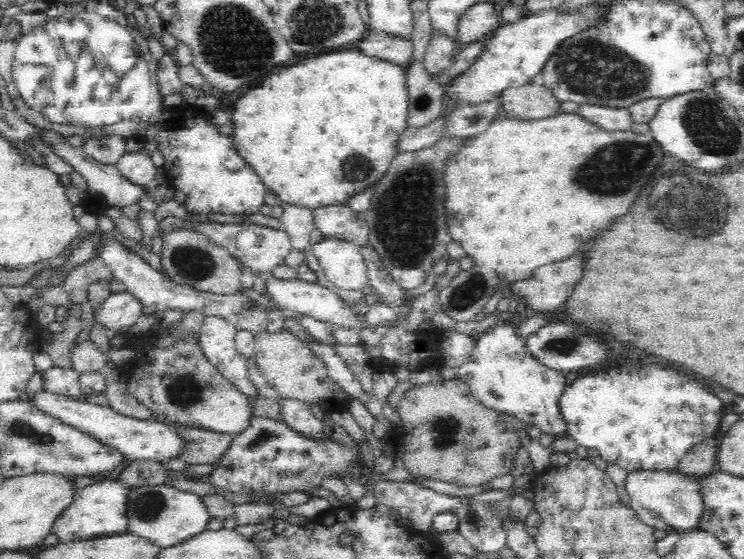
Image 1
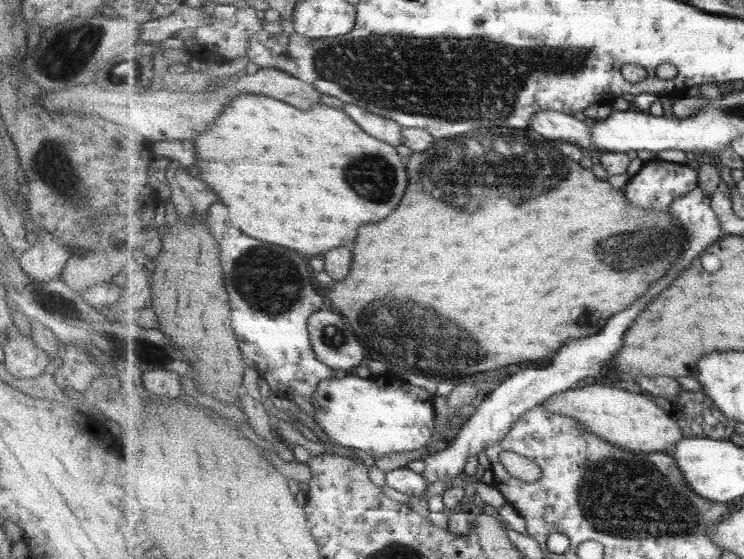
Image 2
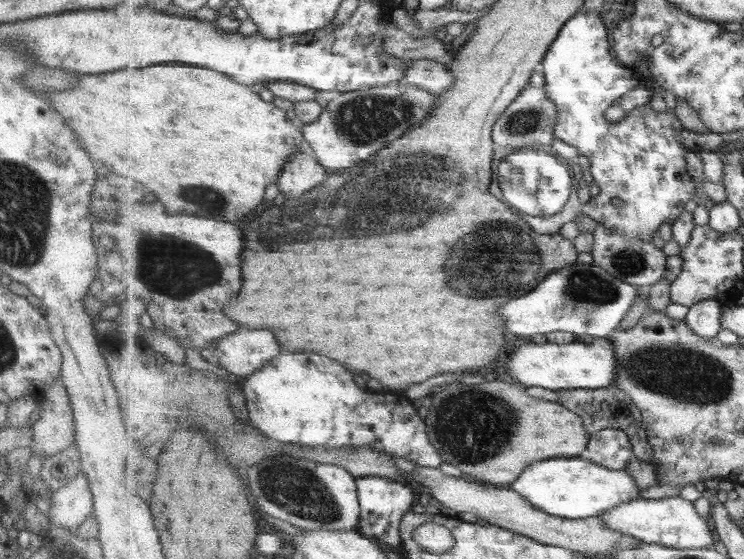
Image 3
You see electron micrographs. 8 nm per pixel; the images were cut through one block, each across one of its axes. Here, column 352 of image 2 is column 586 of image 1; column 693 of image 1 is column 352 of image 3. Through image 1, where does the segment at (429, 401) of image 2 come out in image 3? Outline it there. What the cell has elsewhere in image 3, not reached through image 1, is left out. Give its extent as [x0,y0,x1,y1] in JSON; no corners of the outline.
[242,352,445,468]

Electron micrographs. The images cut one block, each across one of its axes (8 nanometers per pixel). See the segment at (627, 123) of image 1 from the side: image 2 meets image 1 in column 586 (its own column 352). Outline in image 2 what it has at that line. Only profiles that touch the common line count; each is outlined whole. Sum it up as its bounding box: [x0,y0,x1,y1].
[343,102,403,146]

